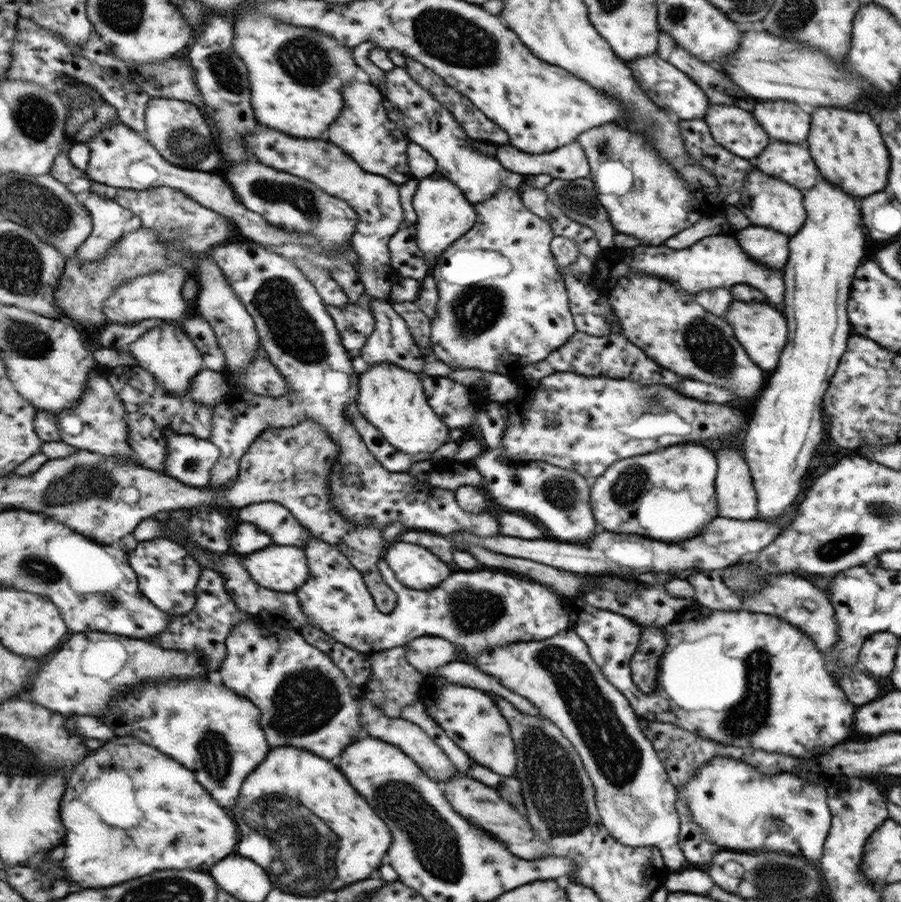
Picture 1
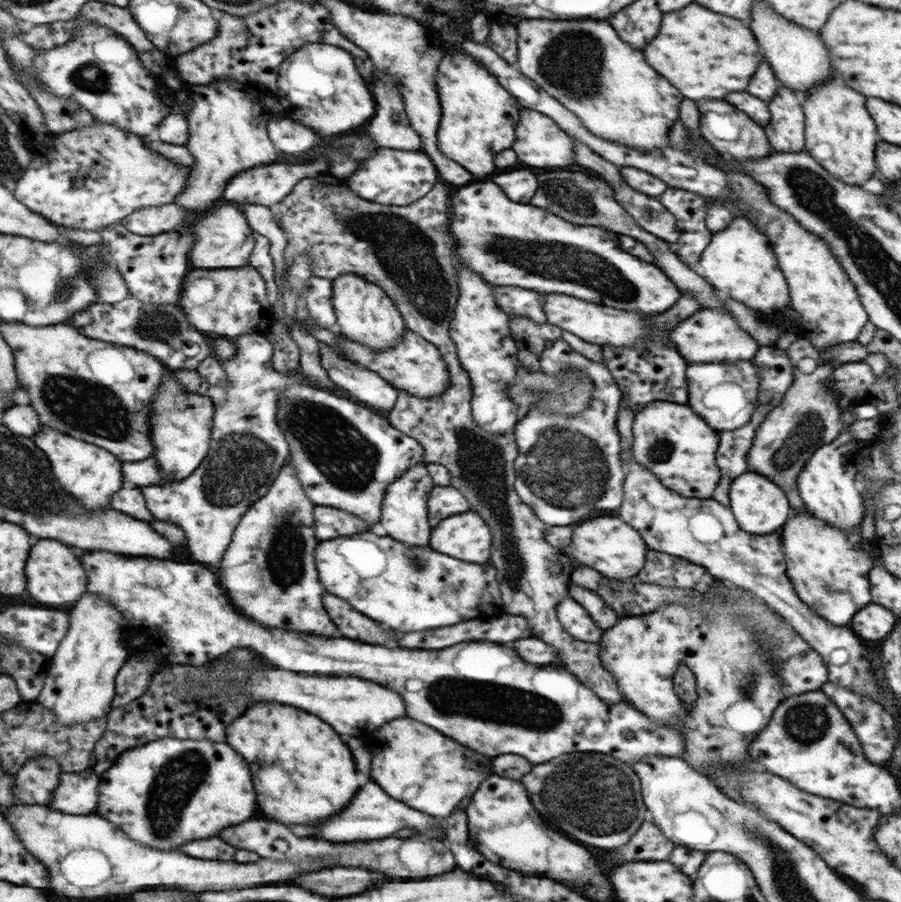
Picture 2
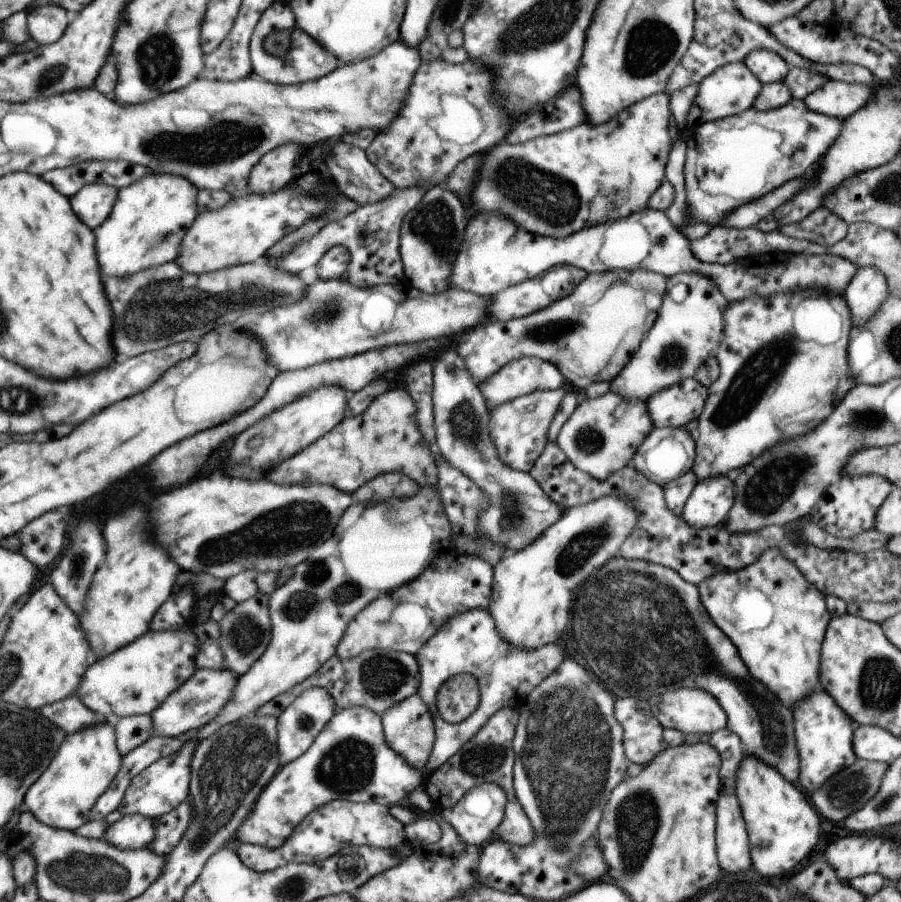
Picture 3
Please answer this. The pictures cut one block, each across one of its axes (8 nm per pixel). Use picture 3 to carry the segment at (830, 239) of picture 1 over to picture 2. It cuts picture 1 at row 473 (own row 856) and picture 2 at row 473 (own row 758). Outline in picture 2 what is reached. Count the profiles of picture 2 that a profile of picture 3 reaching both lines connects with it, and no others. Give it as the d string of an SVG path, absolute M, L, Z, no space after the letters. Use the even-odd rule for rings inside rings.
M747 470L730 482L728 499L728 507L733 513L738 527L754 535L773 533L773 530L783 526L783 522L789 516L787 496L779 488L779 485L776 485L774 481L755 471Z

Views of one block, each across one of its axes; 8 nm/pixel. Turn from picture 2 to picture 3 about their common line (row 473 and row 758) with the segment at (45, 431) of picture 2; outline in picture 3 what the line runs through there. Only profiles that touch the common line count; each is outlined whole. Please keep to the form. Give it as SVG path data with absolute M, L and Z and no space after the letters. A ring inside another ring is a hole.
M115 719L99 721L81 732L69 734L53 764L24 797L24 803L35 818L56 829L79 830L91 821L99 798L111 788L122 770L123 755L119 752Z

